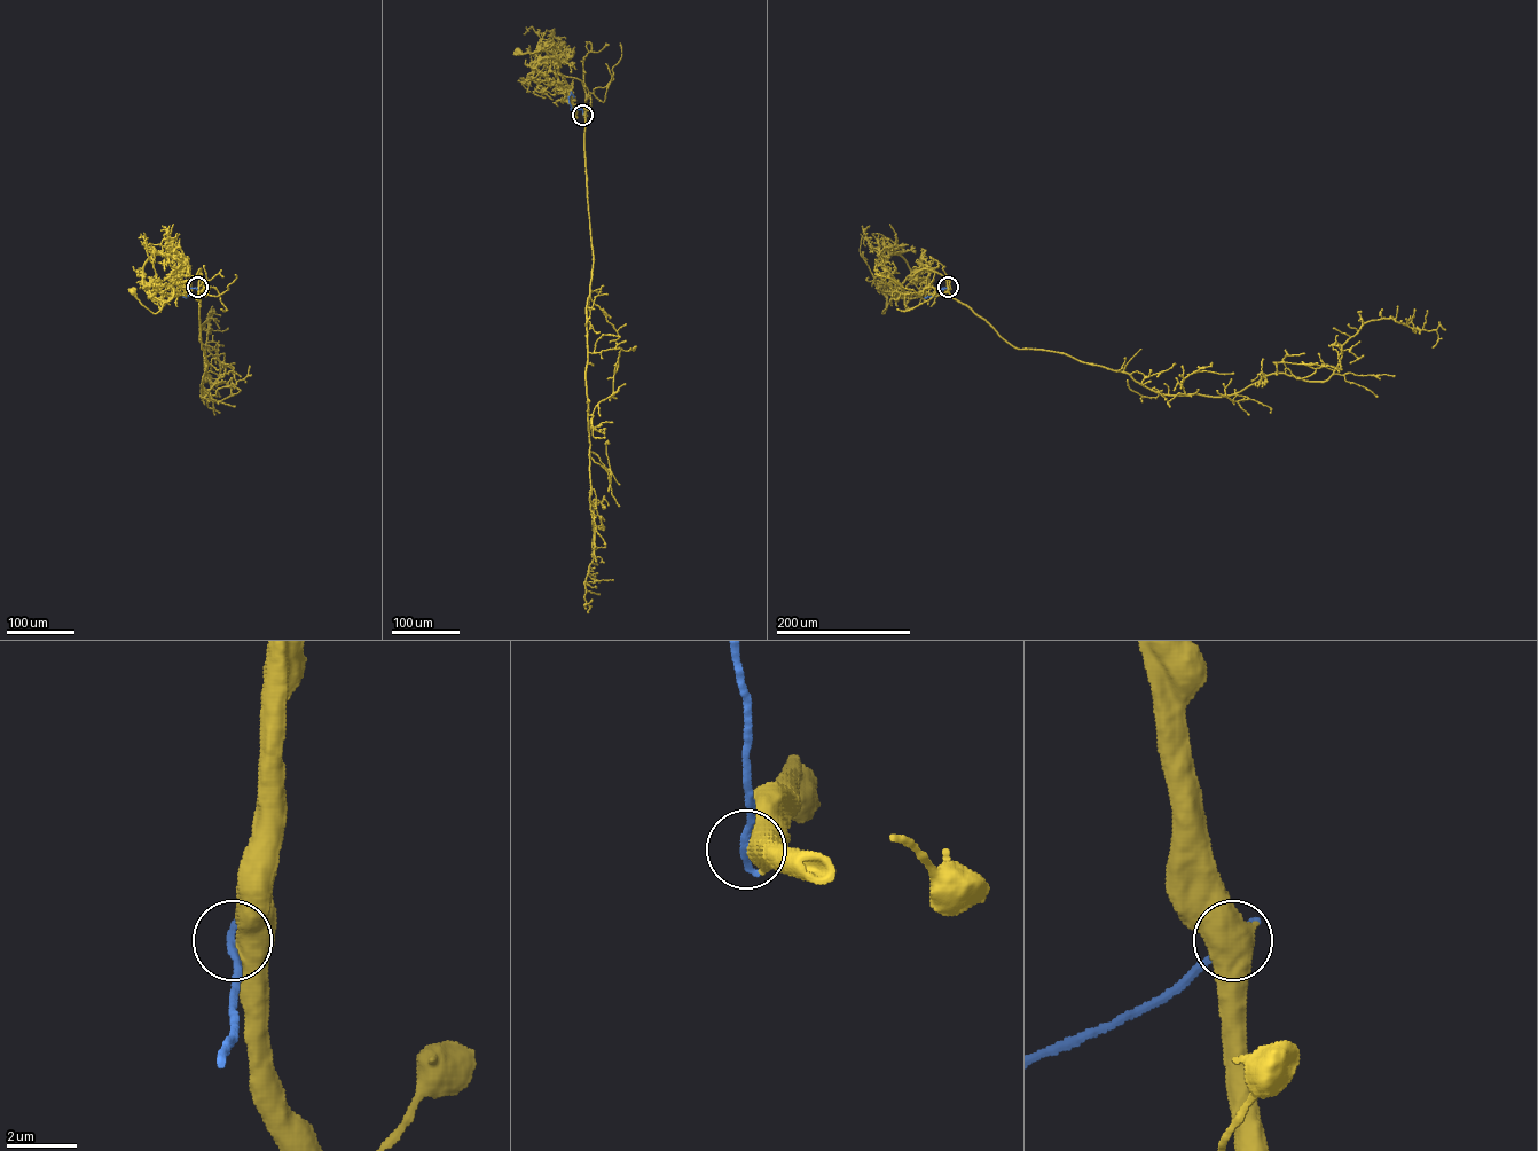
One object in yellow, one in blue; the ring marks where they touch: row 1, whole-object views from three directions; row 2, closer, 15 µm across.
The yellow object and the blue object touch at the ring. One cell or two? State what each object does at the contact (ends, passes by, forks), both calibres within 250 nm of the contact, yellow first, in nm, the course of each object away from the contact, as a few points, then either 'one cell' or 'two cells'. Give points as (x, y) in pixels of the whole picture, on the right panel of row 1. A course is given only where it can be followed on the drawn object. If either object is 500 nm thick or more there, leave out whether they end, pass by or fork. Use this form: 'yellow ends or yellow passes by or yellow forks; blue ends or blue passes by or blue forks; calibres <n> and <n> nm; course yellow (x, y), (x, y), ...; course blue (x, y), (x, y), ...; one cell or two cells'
calibres 700 and 280 nm; course yellow (948, 287), (947, 280), (936, 272), (918, 271), (907, 276), (883, 313), (886, 308), (884, 291); course blue (948, 287), (938, 296), (926, 298), (930, 294); one cell

